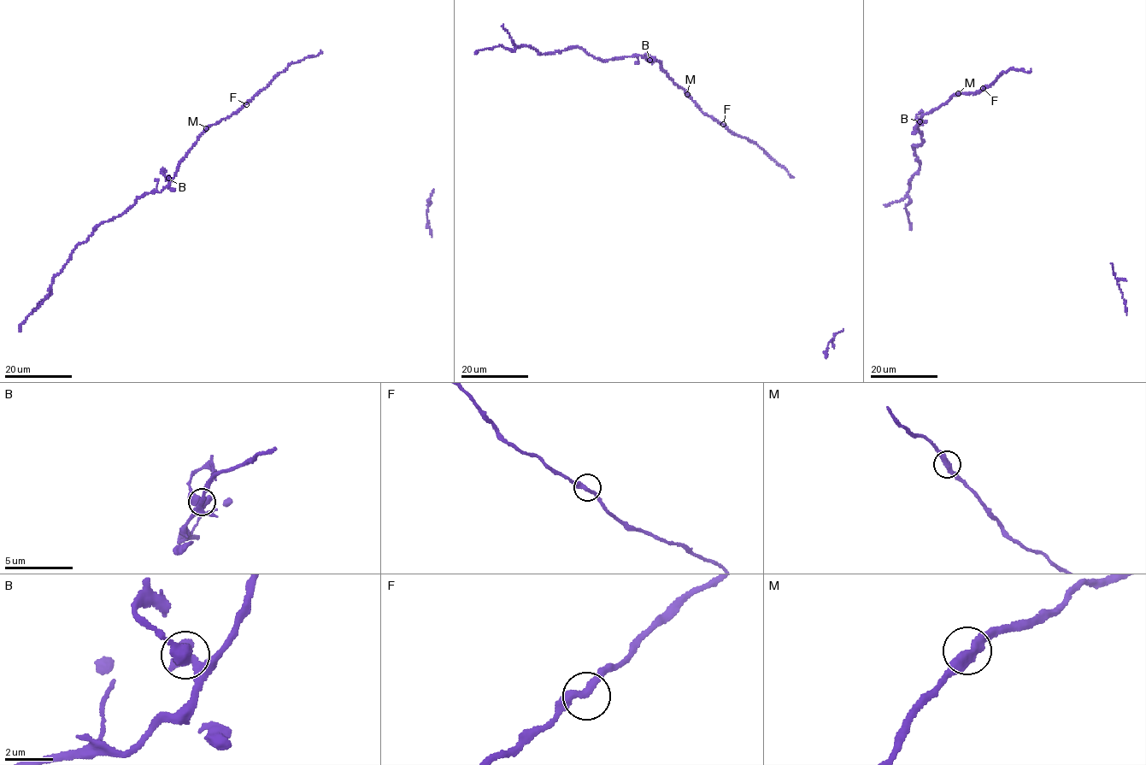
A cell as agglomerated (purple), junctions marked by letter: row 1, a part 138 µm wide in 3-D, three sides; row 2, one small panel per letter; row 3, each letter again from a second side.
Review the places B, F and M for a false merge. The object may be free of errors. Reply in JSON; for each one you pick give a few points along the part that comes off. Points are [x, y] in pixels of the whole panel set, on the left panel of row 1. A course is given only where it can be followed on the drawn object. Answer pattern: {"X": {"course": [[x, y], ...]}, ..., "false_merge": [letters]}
{"false_merge": ["B"]}

